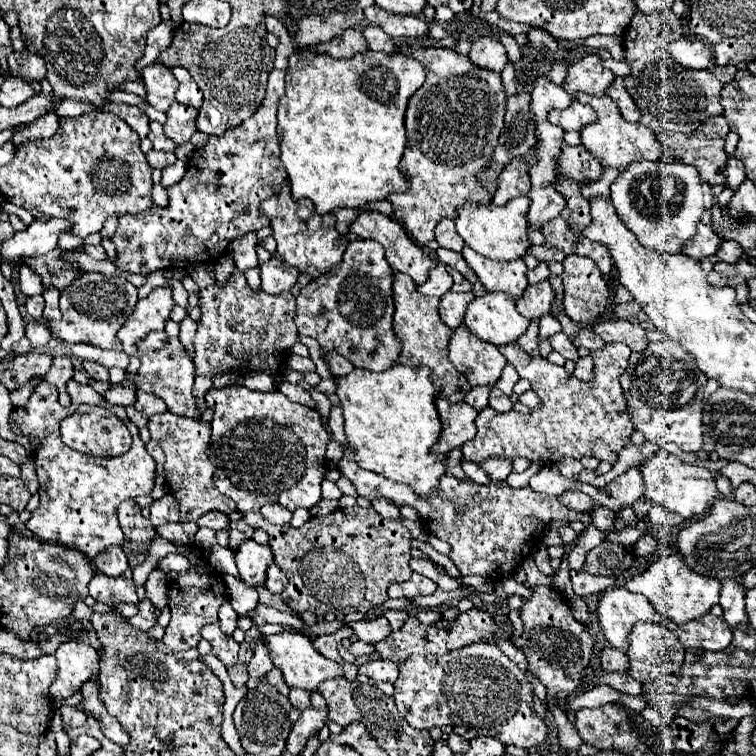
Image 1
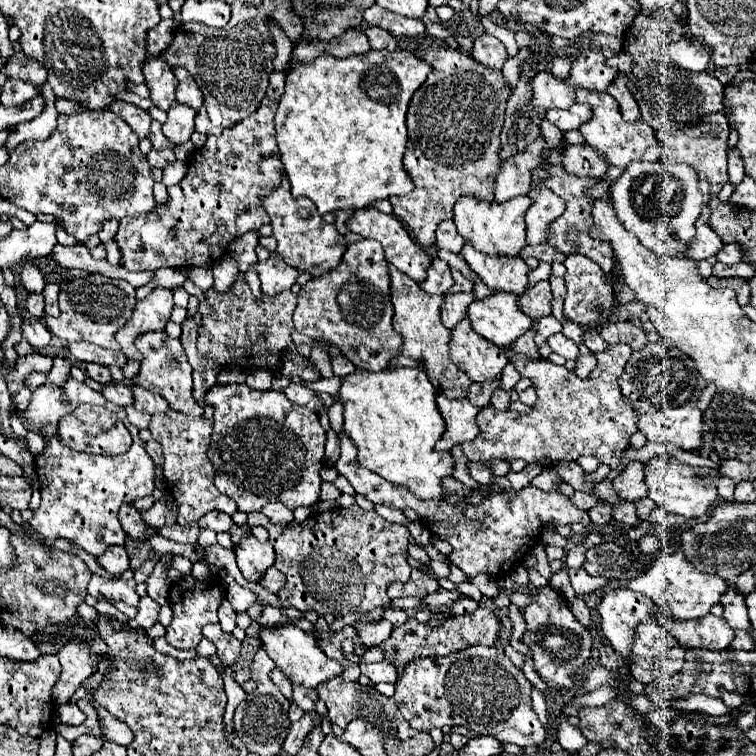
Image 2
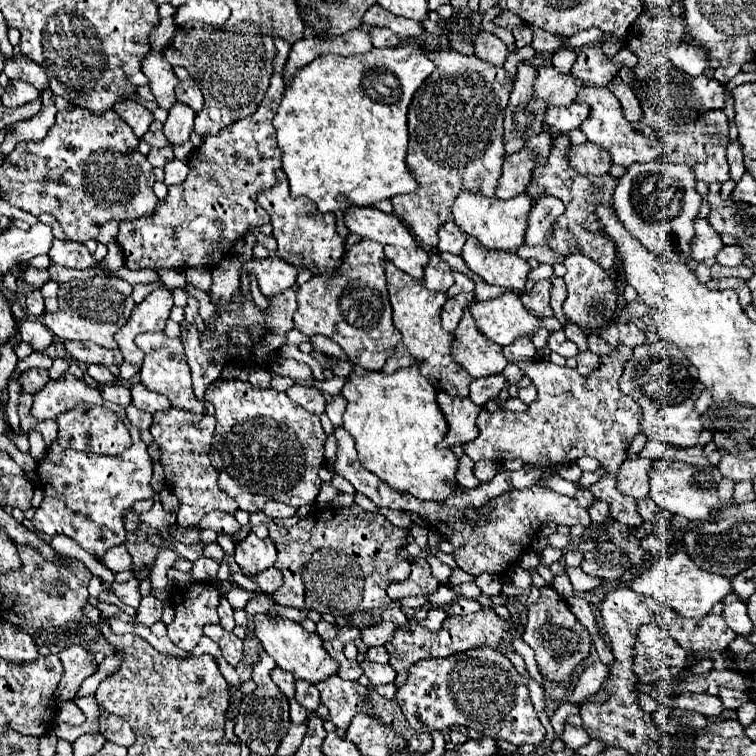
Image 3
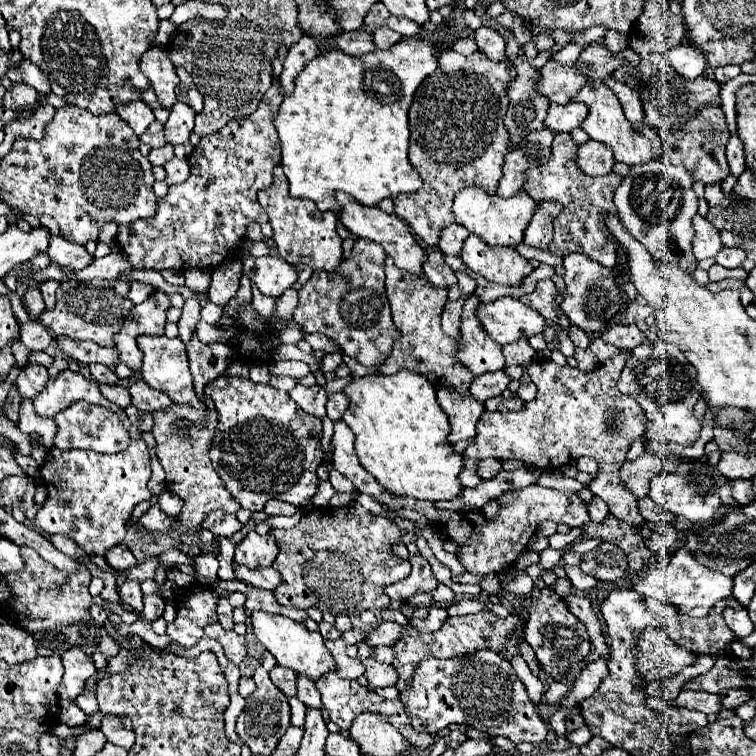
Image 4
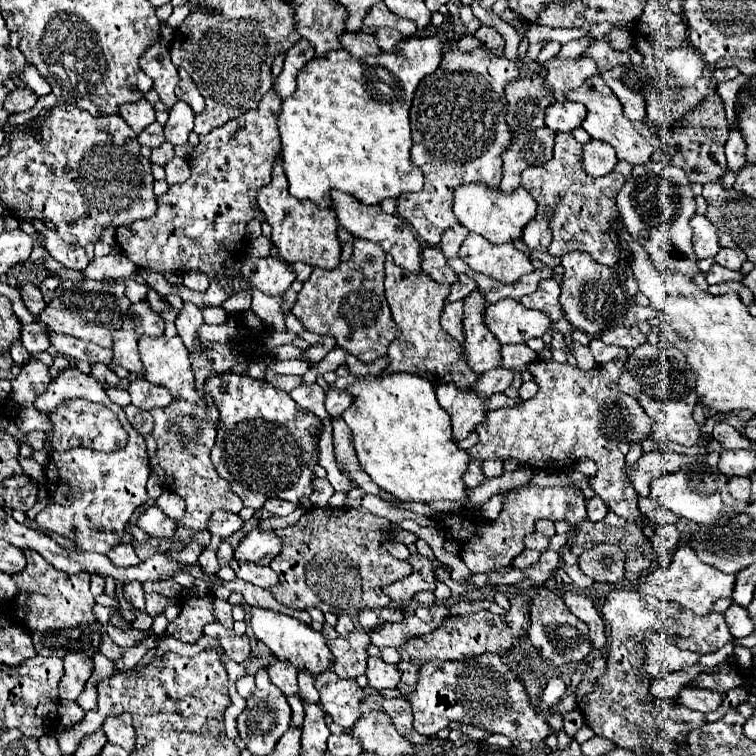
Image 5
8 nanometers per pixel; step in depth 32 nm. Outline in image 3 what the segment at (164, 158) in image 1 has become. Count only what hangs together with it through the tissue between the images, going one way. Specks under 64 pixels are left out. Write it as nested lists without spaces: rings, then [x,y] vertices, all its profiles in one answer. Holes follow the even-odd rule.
[[[166,146],[166,148],[160,148],[160,150],[152,148],[150,154],[148,154],[150,164],[152,164],[152,166],[160,166],[160,168],[162,168],[168,160],[172,160],[172,158],[174,158],[174,154],[172,154],[172,146]]]

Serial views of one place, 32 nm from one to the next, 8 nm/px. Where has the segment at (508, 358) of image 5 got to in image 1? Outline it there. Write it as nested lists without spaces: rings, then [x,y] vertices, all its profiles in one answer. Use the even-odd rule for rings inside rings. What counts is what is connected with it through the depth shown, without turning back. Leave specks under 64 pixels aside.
[[[534,320],[534,322],[530,322],[528,330],[518,338],[518,346],[520,346],[526,354],[532,354],[532,358],[540,356],[540,354],[538,354],[538,342],[536,342],[536,338],[538,338],[538,322]]]

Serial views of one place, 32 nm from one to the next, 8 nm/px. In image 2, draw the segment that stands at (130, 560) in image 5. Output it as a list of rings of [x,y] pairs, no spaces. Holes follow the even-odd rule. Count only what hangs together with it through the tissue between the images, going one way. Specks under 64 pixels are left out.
[[[112,546],[112,548],[108,548],[108,550],[98,558],[98,562],[100,562],[112,576],[118,576],[118,574],[122,574],[124,570],[130,568],[130,558],[128,558],[124,546]]]

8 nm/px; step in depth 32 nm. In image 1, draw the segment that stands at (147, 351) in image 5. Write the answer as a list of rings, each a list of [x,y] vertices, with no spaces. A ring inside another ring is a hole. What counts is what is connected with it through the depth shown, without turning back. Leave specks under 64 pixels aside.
[[[150,332],[146,338],[136,342],[140,354],[140,368],[134,376],[134,386],[160,396],[170,412],[178,412],[180,416],[200,416],[202,410],[196,406],[192,396],[194,384],[194,364],[190,362],[184,346],[178,338],[170,338],[166,332]]]

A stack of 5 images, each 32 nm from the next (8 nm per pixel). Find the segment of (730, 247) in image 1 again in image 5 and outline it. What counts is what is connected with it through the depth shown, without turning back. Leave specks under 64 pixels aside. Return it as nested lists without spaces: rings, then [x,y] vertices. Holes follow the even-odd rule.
[[[722,248],[722,250],[716,254],[714,260],[716,260],[720,266],[724,266],[724,268],[740,270],[742,264],[746,262],[746,256],[744,256],[744,252],[740,252],[740,250],[728,250],[728,248]]]

